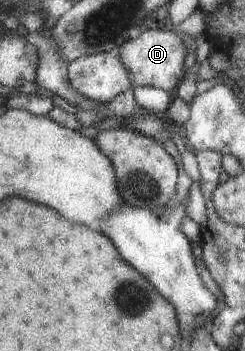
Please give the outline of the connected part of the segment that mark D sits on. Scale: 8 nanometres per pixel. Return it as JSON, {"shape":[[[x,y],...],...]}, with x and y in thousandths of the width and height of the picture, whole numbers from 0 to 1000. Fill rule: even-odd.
{"shape":[[[608,83],[543,111],[498,111],[473,145],[547,248],[624,245],[690,265],[743,225],[755,140],[743,111],[714,88]]]}

